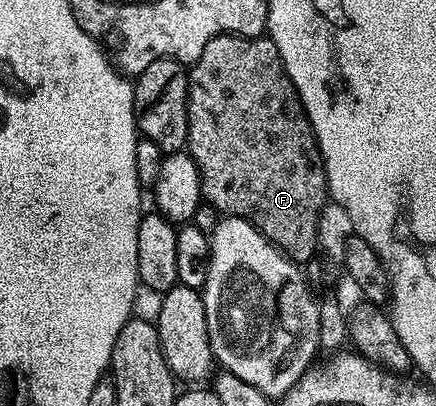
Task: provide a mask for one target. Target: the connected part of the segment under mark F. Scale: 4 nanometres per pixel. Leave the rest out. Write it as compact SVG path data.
M219 33L217 37L214 37L210 40L208 47L204 47L204 51L200 55L200 59L196 62L193 62L193 64L189 66L188 76L190 78L190 99L188 101L188 117L190 119L190 123L188 127L186 149L188 150L190 157L196 163L198 174L202 177L202 196L204 198L205 204L216 207L219 211L219 214L225 215L227 217L243 217L245 221L251 221L253 225L258 230L260 230L260 232L263 233L265 237L267 237L271 241L271 243L273 243L273 245L278 246L278 248L281 249L282 252L290 258L290 260L299 263L305 263L305 261L312 260L314 257L314 252L316 252L318 249L318 224L320 224L322 221L322 208L325 207L326 201L328 205L328 190L326 187L326 162L322 160L322 152L318 150L318 140L316 139L316 135L314 134L314 128L312 127L312 123L308 119L308 115L304 111L304 107L302 106L301 99L298 97L296 87L288 79L286 68L284 67L282 60L280 59L280 51L276 51L276 43L272 43L269 36L266 35L263 35L261 37L240 37L237 33Z

